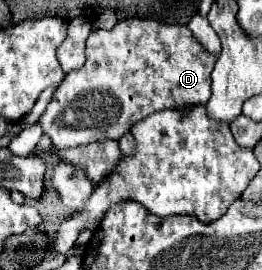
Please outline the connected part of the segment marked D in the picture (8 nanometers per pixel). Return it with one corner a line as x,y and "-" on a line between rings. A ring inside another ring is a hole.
126,18
112,30
94,30
86,42
86,64
64,76
38,124
50,136
56,150
84,146
98,140
118,140
138,120
152,112
180,108
184,104
206,104
210,98
210,72
216,58
202,50
186,26
160,24
156,20

